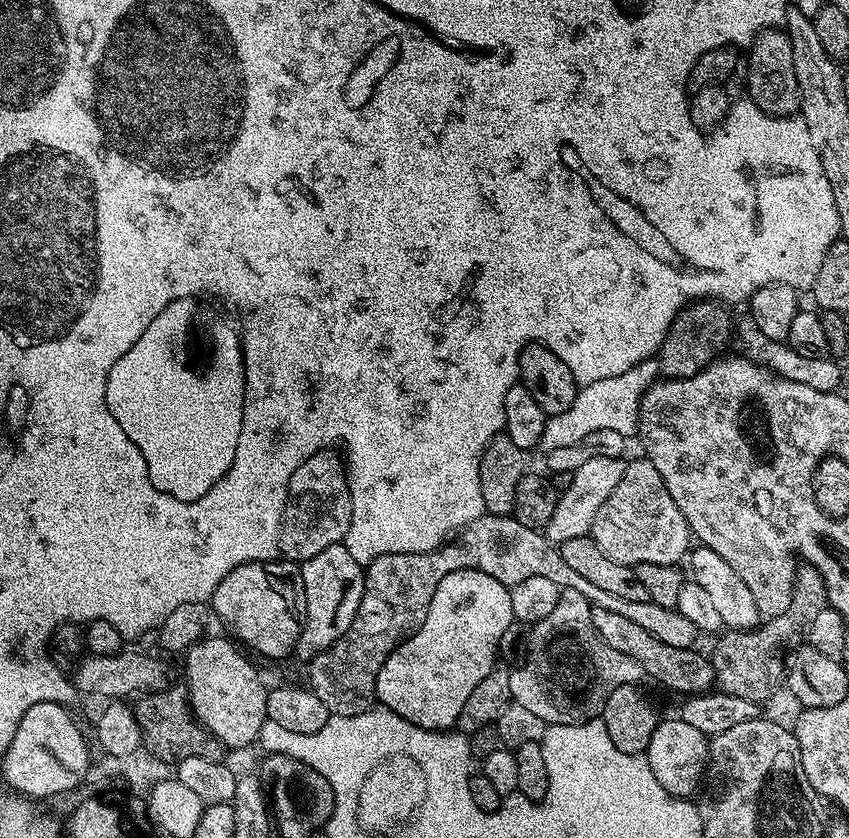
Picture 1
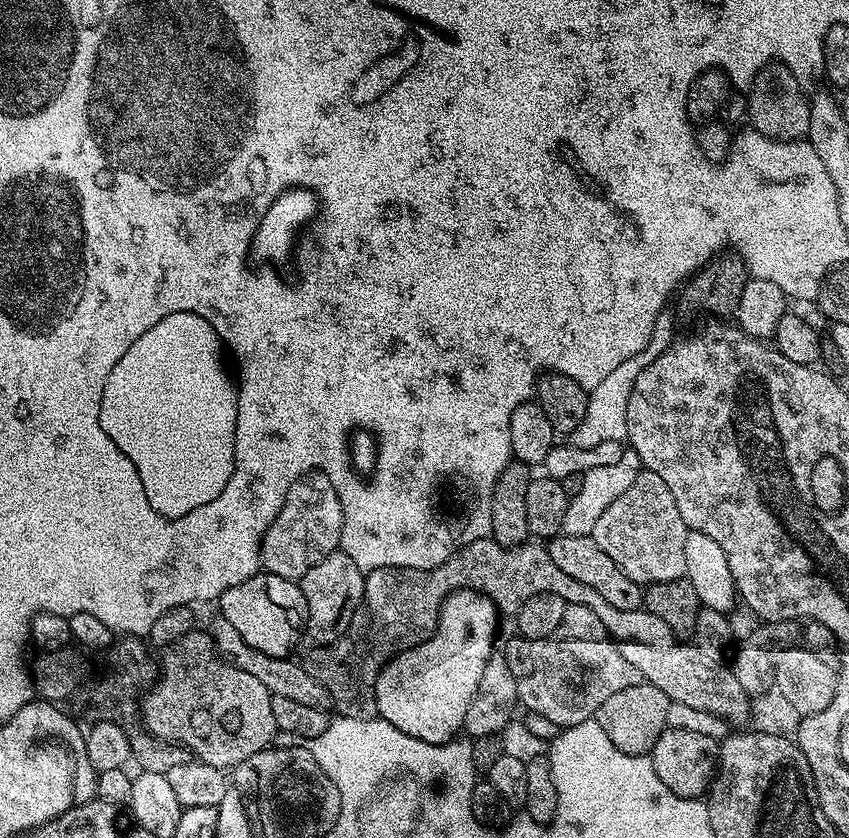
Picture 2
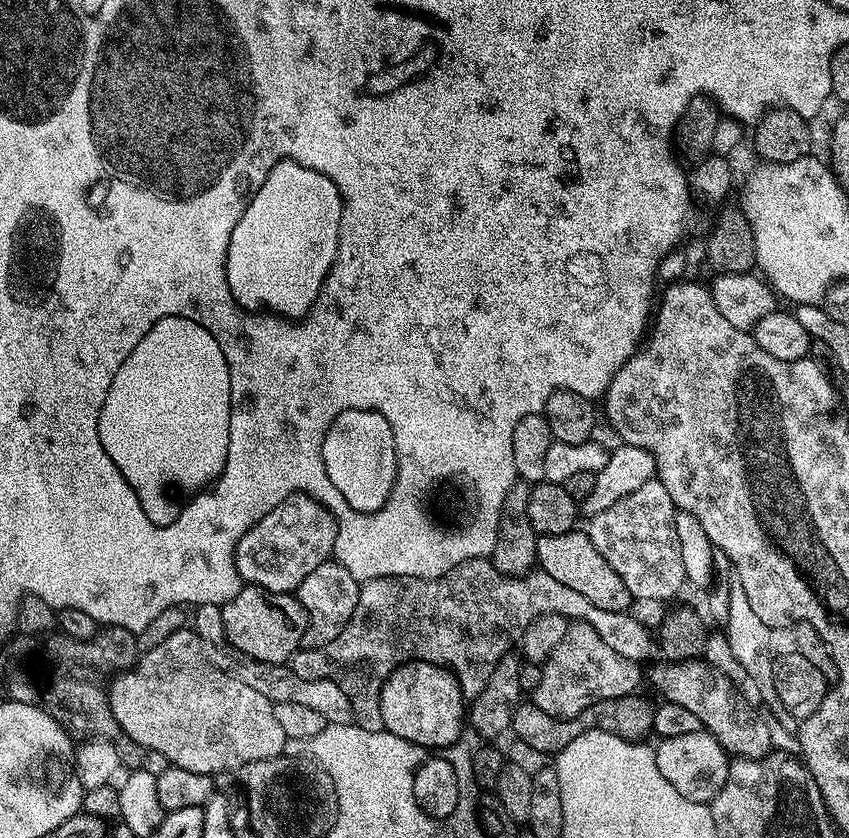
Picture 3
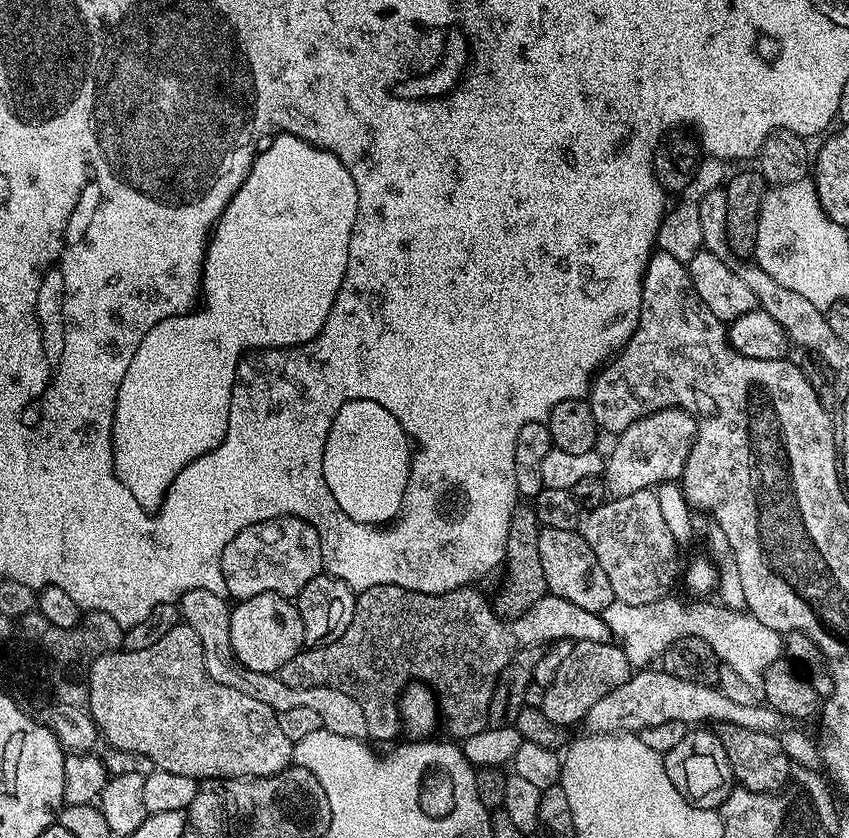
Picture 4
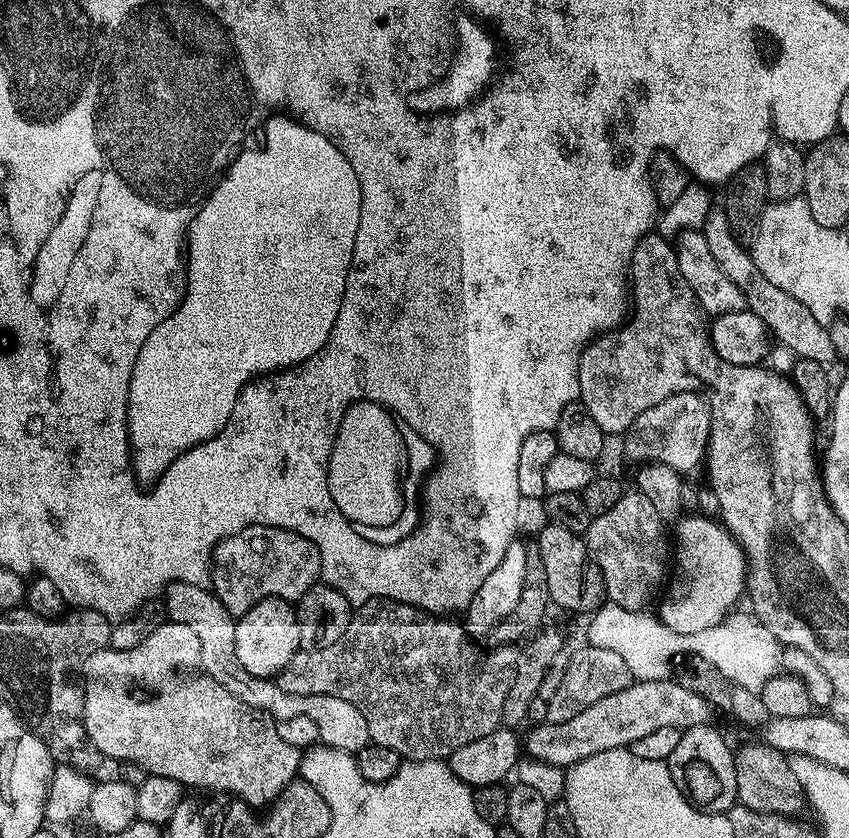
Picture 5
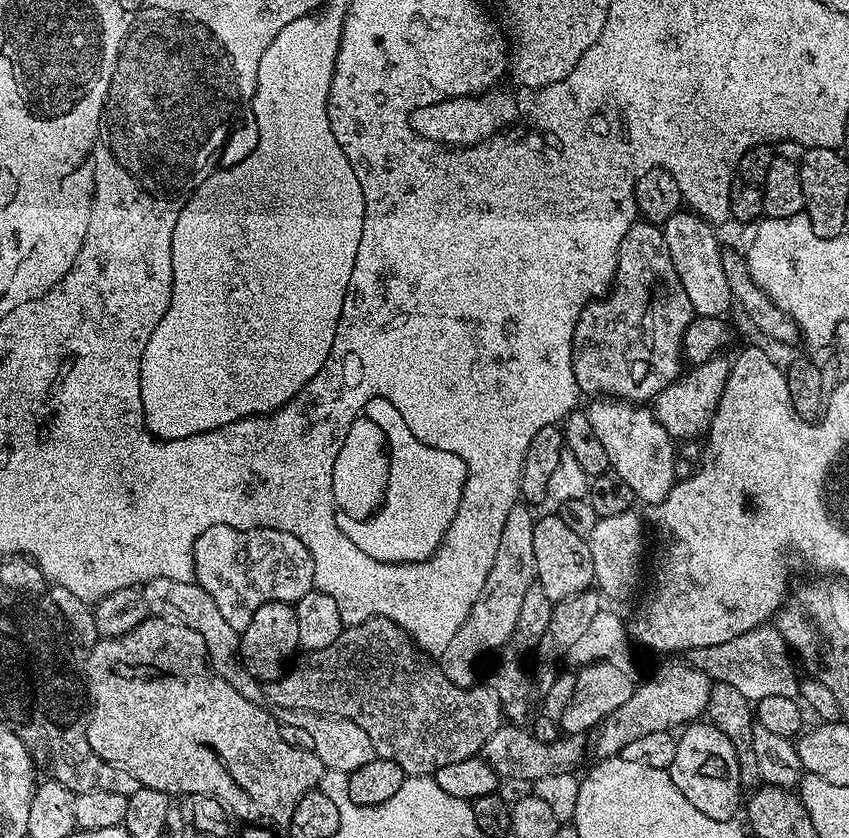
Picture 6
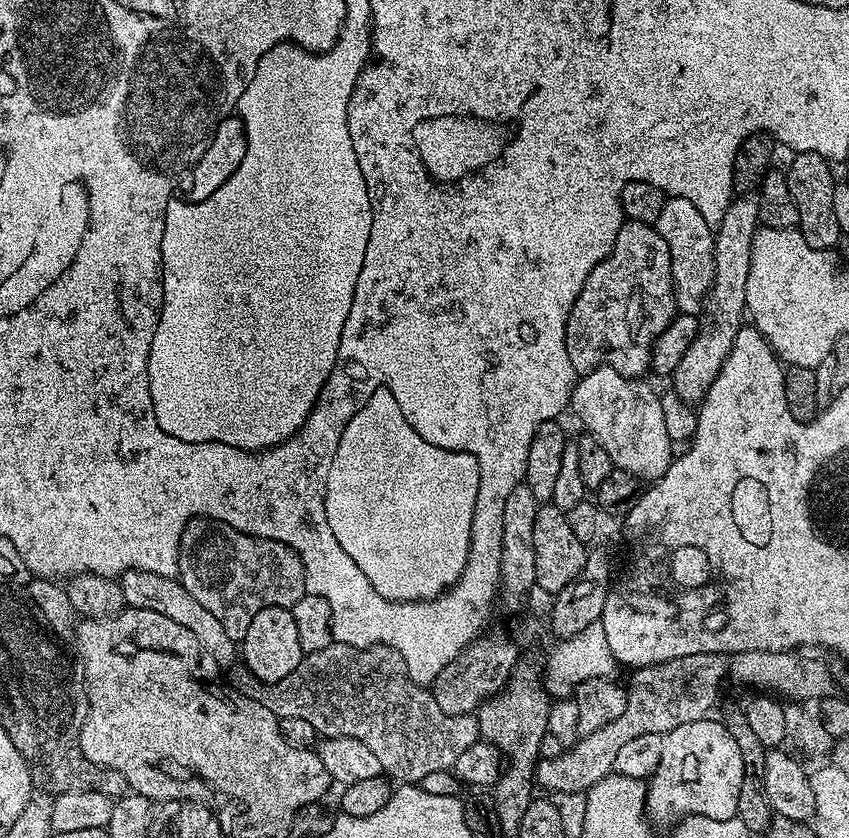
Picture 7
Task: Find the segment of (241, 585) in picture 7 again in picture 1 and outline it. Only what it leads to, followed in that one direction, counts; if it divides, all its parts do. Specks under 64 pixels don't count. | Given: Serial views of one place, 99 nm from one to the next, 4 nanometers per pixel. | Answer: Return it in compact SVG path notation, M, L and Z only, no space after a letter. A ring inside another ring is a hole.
M328 450L322 458L306 458L290 478L288 505L284 507L284 524L280 528L280 552L285 560L309 560L314 558L314 554L322 554L326 546L341 543L348 535L352 495L348 489L345 465L334 453Z

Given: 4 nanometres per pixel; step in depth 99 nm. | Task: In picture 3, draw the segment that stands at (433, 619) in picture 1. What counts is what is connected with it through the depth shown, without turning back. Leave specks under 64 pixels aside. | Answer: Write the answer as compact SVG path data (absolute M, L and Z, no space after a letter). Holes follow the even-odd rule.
M411 660L395 668L382 686L382 722L385 732L406 738L406 742L427 748L449 748L461 739L460 731L466 728L466 697L447 668Z

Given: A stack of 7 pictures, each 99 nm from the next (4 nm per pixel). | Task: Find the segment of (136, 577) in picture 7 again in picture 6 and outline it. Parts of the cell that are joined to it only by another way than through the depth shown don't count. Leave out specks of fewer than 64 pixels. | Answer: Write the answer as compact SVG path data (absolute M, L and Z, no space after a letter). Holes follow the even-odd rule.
M154 578L149 580L142 588L146 598L149 613L157 620L169 620L175 624L186 626L198 634L202 634L202 642L206 642L206 655L210 667L216 675L221 676L242 698L250 698L255 704L264 700L264 690L261 681L251 676L244 669L244 662L240 658L240 633L222 618L214 598L202 590L202 586L195 582L174 582L174 578Z

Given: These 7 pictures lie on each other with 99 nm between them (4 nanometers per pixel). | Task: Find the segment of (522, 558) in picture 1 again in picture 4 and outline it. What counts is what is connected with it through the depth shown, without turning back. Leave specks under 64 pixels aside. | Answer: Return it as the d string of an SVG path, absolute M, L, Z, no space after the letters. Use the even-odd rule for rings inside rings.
M370 586L370 590L357 595L354 618L350 626L346 626L346 634L329 644L308 646L294 654L294 658L290 658L290 662L280 668L280 680L291 688L333 688L342 690L342 694L350 694L350 698L362 706L362 714L366 714L368 736L371 739L392 741L402 732L400 695L413 682L426 684L436 693L442 705L443 727L448 727L449 734L453 736L449 737L453 741L463 742L489 727L488 711L492 709L496 683L500 681L505 668L517 659L516 651L519 648L532 648L535 644L544 646L560 639L603 644L613 639L601 613L582 610L582 606L566 602L566 598L546 594L522 615L505 618L496 614L490 600L478 589L469 586L441 596L427 596L402 586Z

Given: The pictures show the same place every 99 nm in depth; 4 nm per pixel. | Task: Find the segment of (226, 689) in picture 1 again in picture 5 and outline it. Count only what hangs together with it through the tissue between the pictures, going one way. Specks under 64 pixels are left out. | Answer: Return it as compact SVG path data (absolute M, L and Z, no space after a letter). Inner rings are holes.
M165 622L134 650L104 646L82 669L84 685L84 729L88 743L110 758L125 760L144 769L149 776L174 778L185 786L213 788L216 792L233 792L253 809L271 805L288 784L297 779L302 752L289 746L278 735L276 721L263 712L246 706L226 686L214 682L202 666L202 642L190 626Z

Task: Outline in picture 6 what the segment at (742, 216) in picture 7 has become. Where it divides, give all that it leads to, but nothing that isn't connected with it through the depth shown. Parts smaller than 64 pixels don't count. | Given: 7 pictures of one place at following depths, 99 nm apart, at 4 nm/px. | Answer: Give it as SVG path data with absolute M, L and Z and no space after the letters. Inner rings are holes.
M717 354L689 369L689 372L687 369L676 381L667 388L663 388L654 397L654 411L658 422L676 442L692 440L695 436L703 437L707 433L718 402L724 393L724 387L732 369L732 360L724 357L724 354Z

